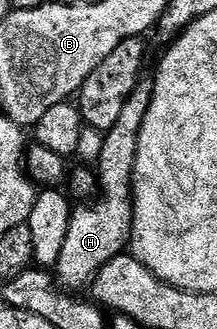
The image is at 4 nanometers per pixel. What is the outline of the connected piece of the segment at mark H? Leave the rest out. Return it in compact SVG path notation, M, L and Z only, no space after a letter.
M144 77L136 85L136 89L132 89L132 97L128 97L128 101L124 101L124 109L120 113L120 117L116 120L116 125L112 125L112 129L108 129L104 133L104 146L100 148L100 157L96 164L96 172L98 176L98 197L96 201L79 202L77 206L71 210L70 220L68 221L68 234L64 236L64 246L60 249L60 261L56 268L56 279L63 288L69 289L71 292L81 292L81 287L89 288L94 282L94 278L98 276L100 271L104 269L104 265L108 265L108 261L112 261L116 256L123 254L130 246L130 234L132 233L132 221L134 220L134 166L136 165L136 145L140 141L140 125L144 125L144 117L148 114L148 105L152 105L152 93L154 92L153 78Z

